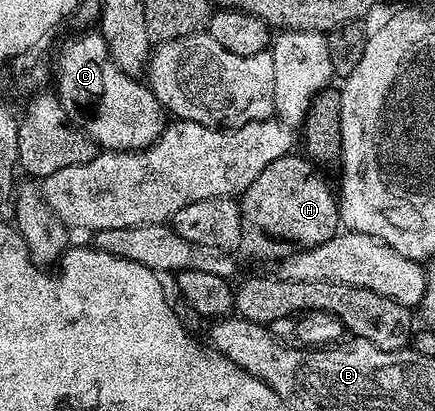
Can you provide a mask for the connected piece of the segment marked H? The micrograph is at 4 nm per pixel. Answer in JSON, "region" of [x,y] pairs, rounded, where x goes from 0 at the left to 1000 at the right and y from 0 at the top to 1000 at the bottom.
{"region":[[[669,375],[634,384],[570,453],[552,477],[556,511],[556,594],[593,633],[646,635],[648,625],[667,623],[694,603],[736,599],[736,589],[754,589],[782,562],[782,528],[777,521],[779,479],[759,460],[749,428],[724,392],[694,375]]]}

